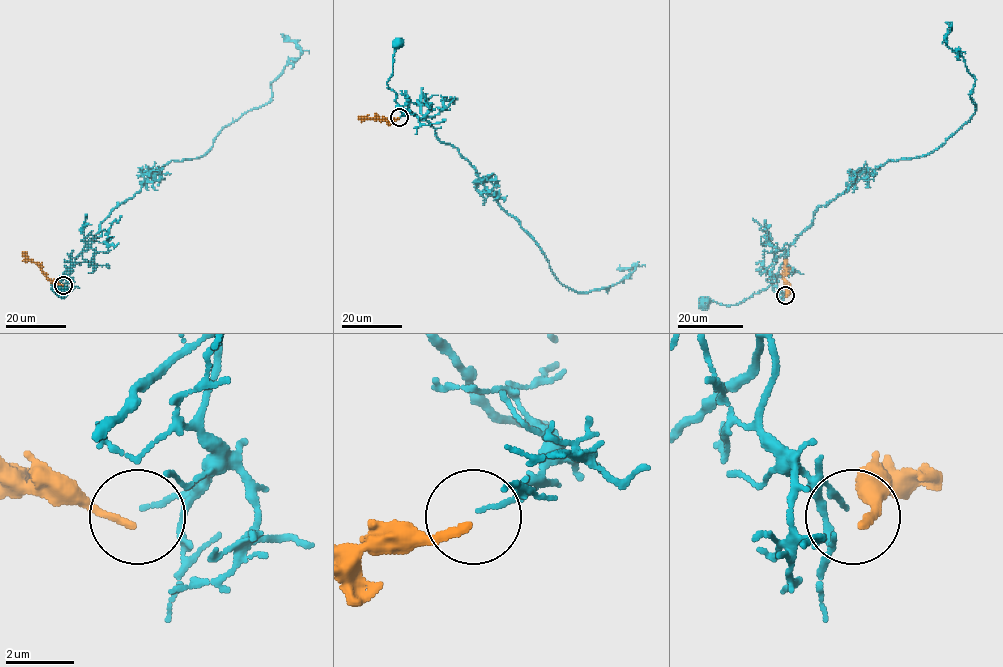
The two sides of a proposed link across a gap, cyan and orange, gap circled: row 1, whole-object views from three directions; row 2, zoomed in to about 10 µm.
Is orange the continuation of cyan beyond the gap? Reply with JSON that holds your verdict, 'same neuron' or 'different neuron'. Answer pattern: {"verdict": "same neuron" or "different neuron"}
{"verdict": "different neuron"}

